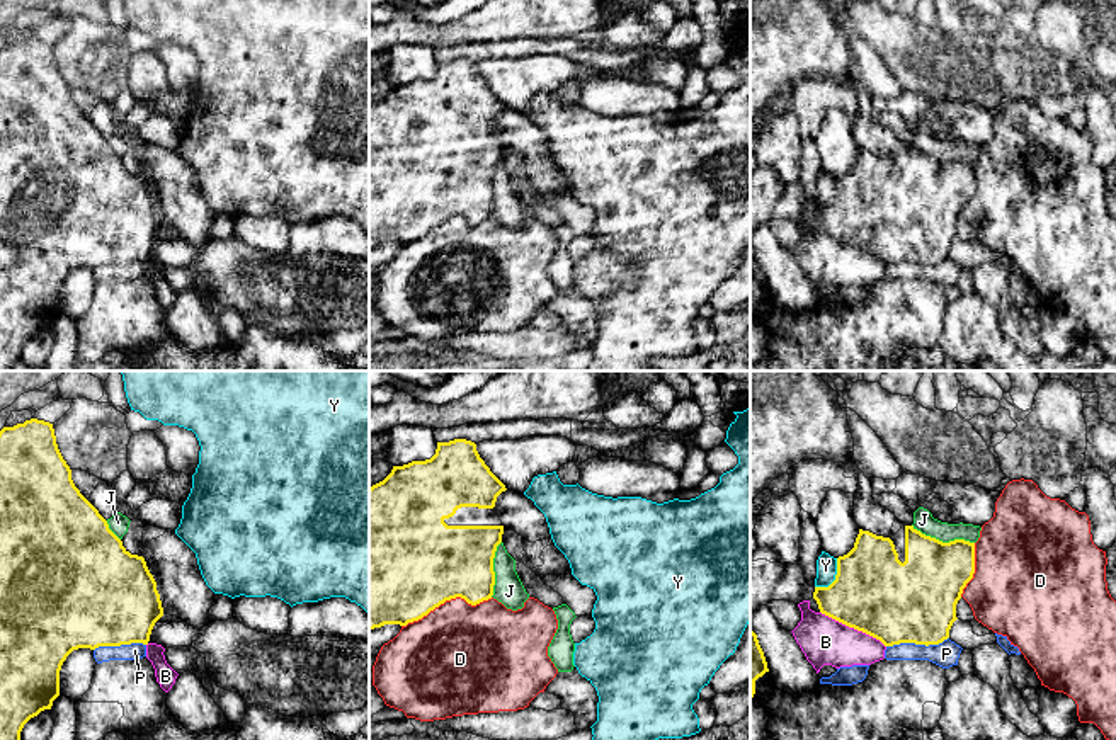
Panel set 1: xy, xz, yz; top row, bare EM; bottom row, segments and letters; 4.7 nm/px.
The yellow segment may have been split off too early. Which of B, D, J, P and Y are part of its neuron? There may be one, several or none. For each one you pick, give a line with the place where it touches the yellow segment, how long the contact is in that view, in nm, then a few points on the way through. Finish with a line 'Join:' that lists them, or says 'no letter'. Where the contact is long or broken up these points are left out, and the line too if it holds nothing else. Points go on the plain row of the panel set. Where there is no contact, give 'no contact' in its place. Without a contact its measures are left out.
Join: no letter

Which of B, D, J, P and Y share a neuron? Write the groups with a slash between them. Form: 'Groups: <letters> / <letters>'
Groups: B J / D / P / Y

